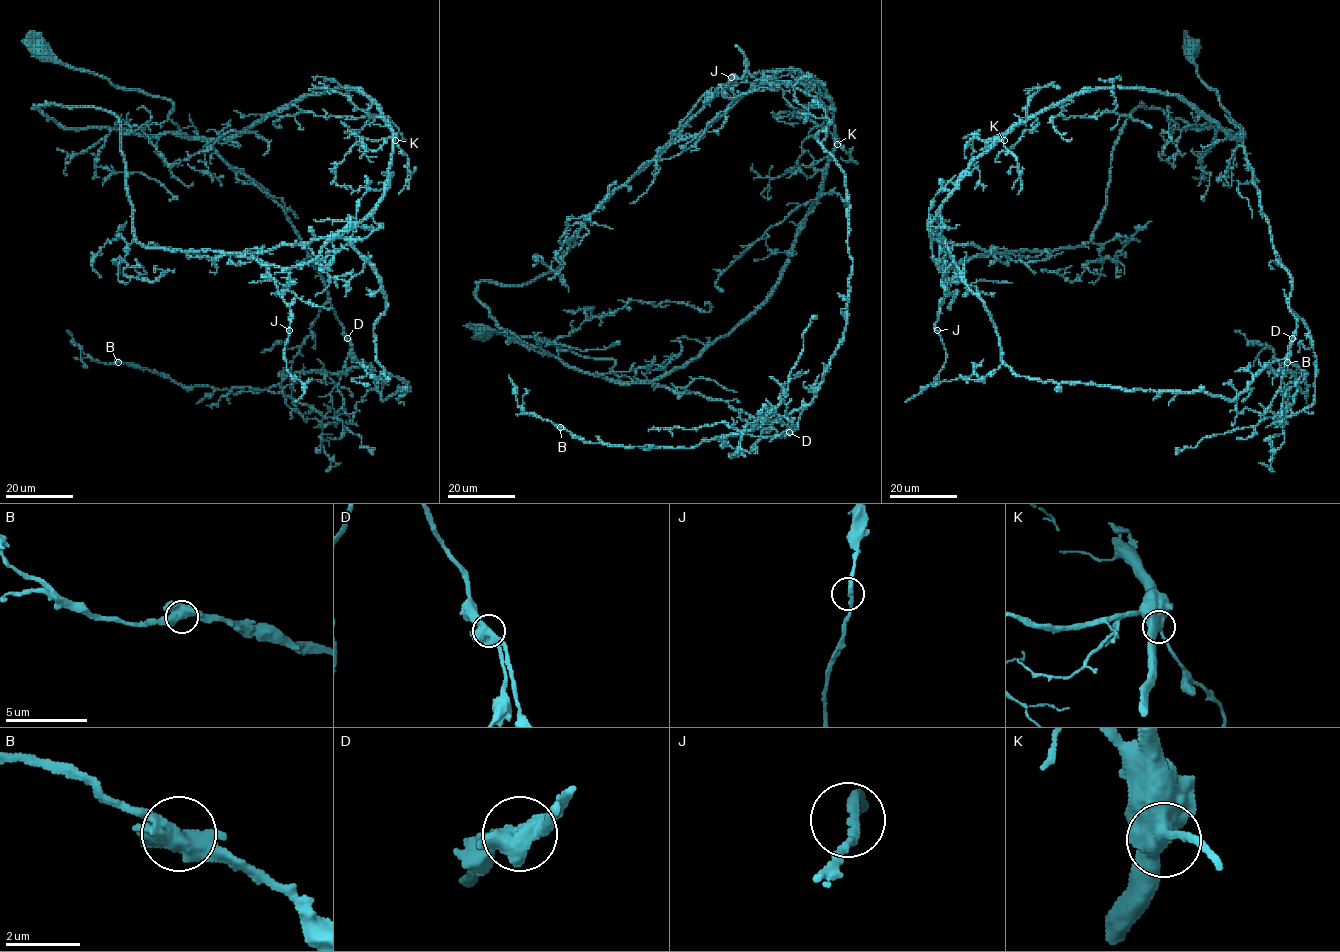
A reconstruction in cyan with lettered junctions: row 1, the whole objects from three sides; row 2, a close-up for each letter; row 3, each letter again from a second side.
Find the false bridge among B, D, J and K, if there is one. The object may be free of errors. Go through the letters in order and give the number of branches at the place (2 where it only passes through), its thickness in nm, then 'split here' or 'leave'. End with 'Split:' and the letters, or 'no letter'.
B: 3 | 480 nm | leave
D: 2 | 600 nm | leave
J: 2 | 220 nm | leave
K: 2 | 440 nm | leave
Split: no letter

